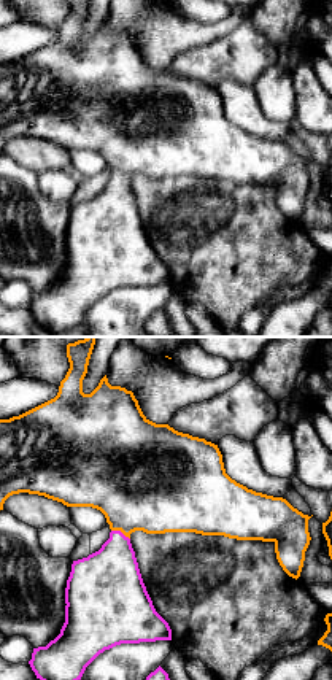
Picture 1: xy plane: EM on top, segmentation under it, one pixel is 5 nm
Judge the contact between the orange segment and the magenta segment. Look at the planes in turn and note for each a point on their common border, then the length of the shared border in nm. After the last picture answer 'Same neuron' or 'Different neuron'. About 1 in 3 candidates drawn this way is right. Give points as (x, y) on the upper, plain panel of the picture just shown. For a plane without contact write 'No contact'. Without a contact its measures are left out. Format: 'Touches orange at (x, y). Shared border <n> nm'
Touches orange at (121, 175). Shared border 110 nm

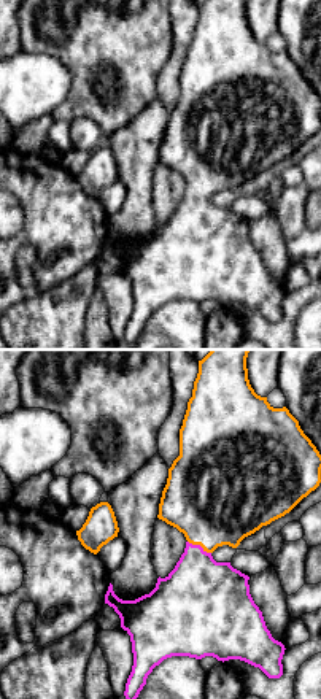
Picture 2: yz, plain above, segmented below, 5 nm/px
Touches orange at (199, 188). Shared border 140 nm

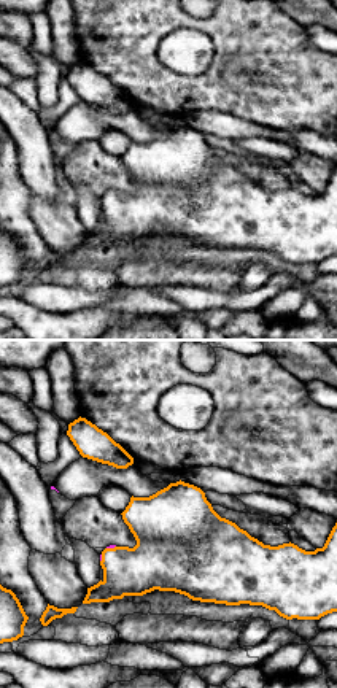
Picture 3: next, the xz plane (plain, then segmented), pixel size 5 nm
Touches orange at (110, 193). Shared border 50 nm

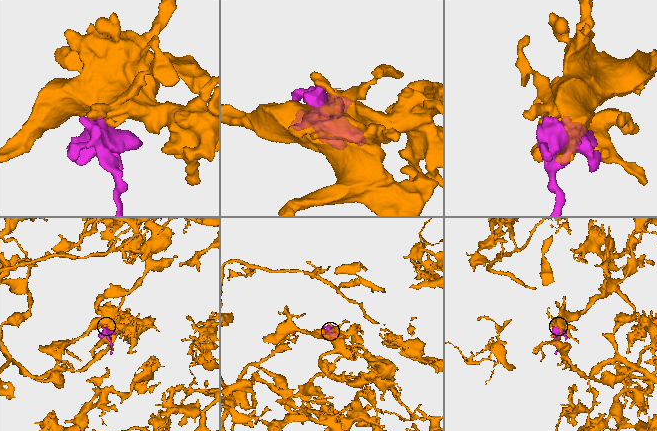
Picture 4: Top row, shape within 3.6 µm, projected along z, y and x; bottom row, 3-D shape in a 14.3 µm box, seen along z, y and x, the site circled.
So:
Same neuron

